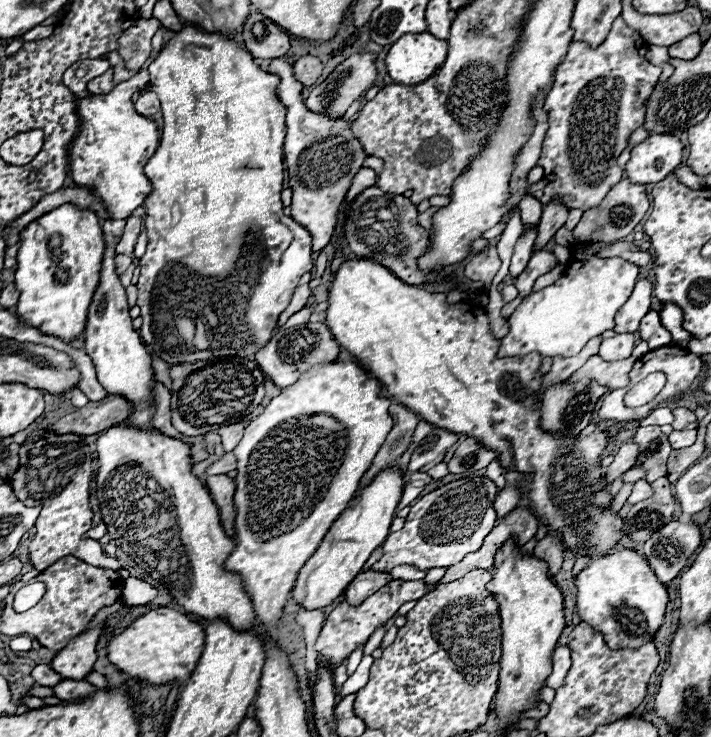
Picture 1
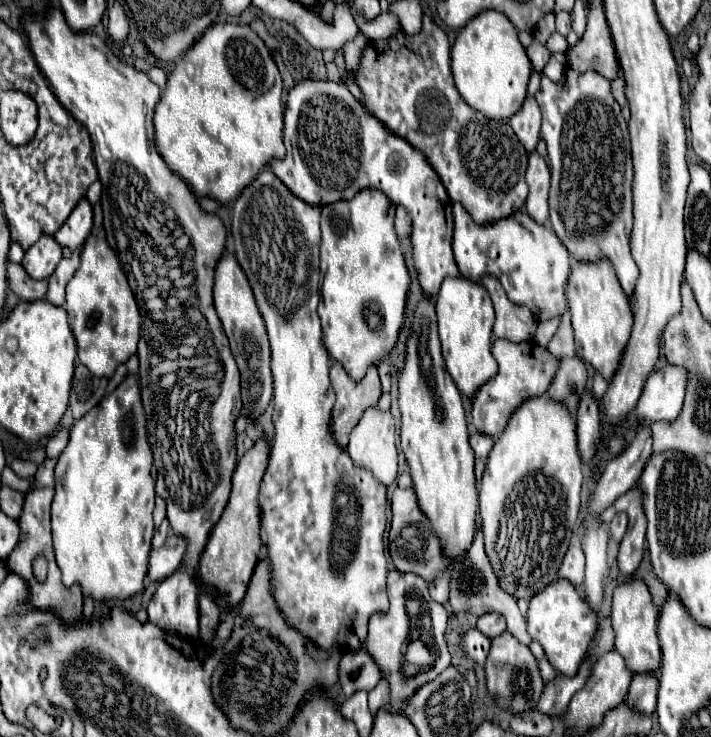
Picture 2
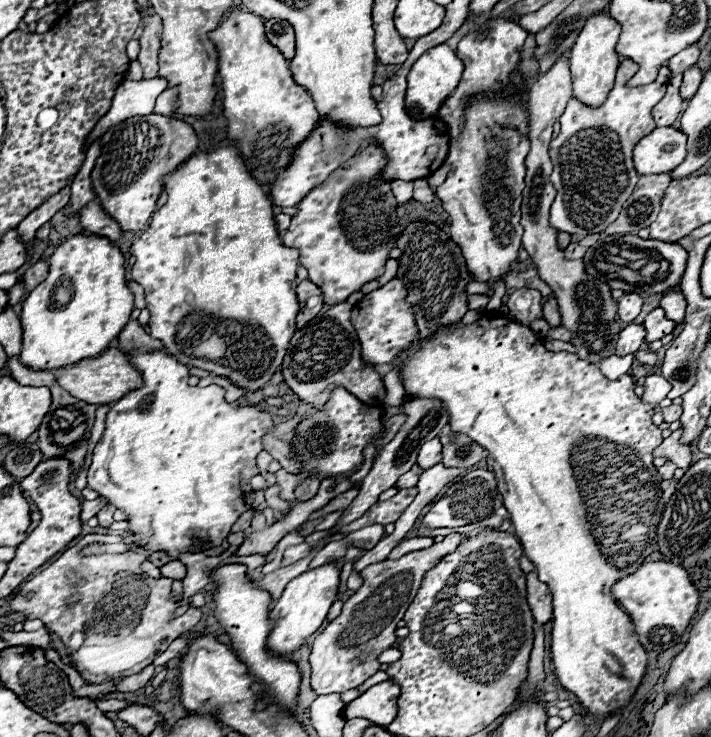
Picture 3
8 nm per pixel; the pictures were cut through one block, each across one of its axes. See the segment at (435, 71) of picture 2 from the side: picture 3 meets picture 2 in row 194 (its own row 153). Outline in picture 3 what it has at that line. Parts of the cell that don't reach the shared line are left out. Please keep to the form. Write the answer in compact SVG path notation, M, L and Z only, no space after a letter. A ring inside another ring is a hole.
M488 96L472 98L470 106L464 110L466 124L458 140L450 142L450 152L446 162L452 162L452 170L442 186L438 186L438 198L442 200L444 210L450 214L450 238L460 246L462 256L466 258L468 272L476 282L486 282L490 288L508 274L512 262L518 260L522 226L520 226L520 202L524 188L524 158L530 150L528 142L528 108L524 96Z

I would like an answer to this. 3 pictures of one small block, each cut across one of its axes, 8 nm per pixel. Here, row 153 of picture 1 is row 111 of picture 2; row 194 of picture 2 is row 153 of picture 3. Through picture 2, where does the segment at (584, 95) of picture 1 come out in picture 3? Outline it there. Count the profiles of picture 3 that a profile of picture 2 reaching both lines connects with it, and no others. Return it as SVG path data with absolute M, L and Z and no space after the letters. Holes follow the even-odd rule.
M624 60L618 66L616 84L600 108L590 108L572 98L560 116L560 134L550 142L550 158L554 164L550 180L558 190L550 210L550 224L556 230L582 236L604 232L618 218L622 204L632 194L638 182L632 150L638 140L656 128L650 110L664 96L670 78L670 70L662 66L652 84L630 88L626 82L636 70L638 66L632 60Z

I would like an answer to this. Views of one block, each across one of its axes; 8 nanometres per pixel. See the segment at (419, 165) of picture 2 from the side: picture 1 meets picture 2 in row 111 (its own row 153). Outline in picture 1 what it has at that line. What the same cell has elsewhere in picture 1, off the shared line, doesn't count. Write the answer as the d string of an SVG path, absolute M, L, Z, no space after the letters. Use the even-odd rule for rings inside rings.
M288 58L272 60L268 72L280 76L280 86L276 90L280 102L286 106L286 140L284 140L284 154L286 154L286 168L288 168L288 184L294 190L292 196L292 218L302 224L312 234L312 250L320 252L332 238L336 212L342 204L354 174L362 168L362 162L368 154L364 154L360 142L352 138L350 120L330 120L328 116L320 116L310 112L302 102L302 84L294 78L292 62Z

